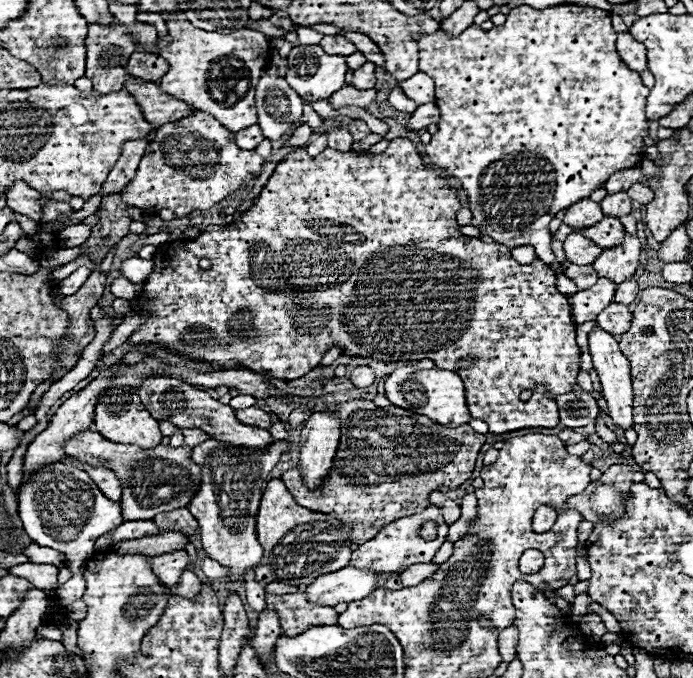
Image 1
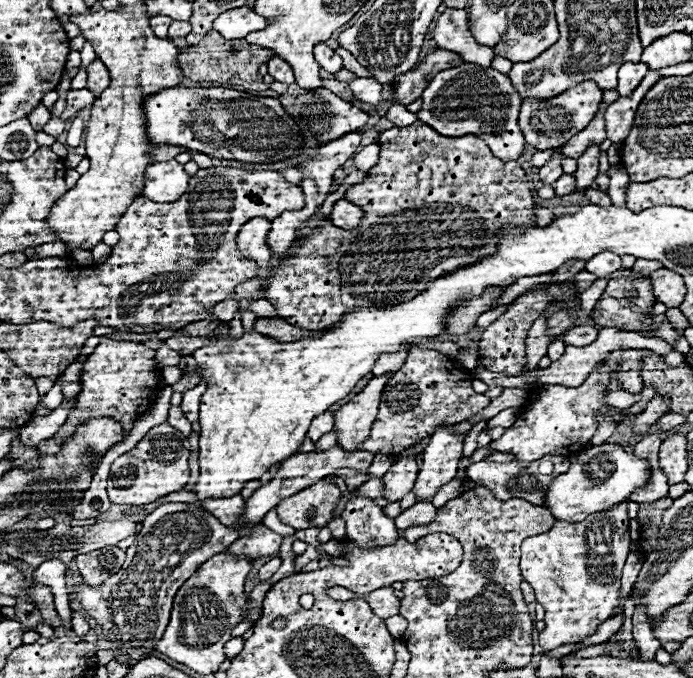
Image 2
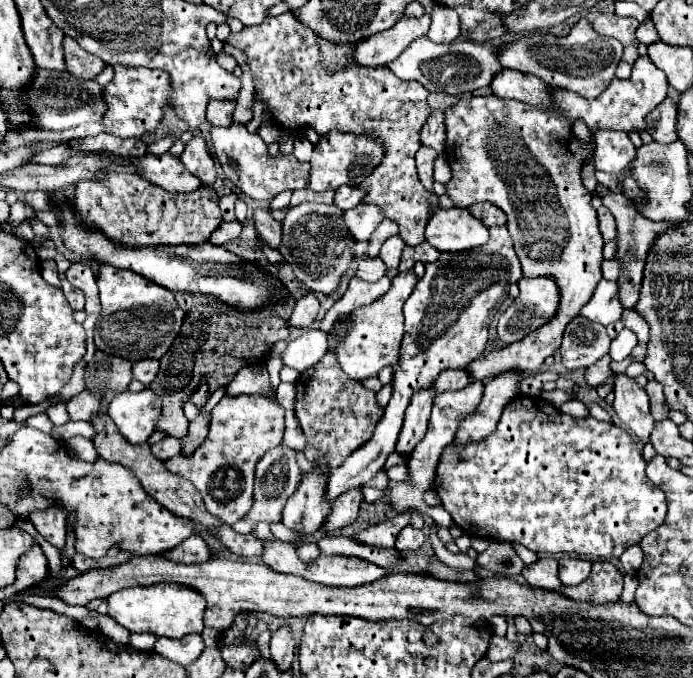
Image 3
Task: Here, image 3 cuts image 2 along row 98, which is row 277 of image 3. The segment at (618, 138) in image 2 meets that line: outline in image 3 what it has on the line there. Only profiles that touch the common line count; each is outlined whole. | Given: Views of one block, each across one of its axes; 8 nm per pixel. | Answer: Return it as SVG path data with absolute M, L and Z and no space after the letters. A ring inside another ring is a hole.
M606 194L602 198L604 206L614 214L616 226L618 226L618 244L616 244L616 260L620 260L620 280L616 280L620 288L620 304L622 308L632 308L640 296L640 284L642 284L642 272L644 272L644 260L648 254L648 248L652 246L654 238L662 234L670 222L652 222L636 212L634 206L628 204L628 198L624 194Z

